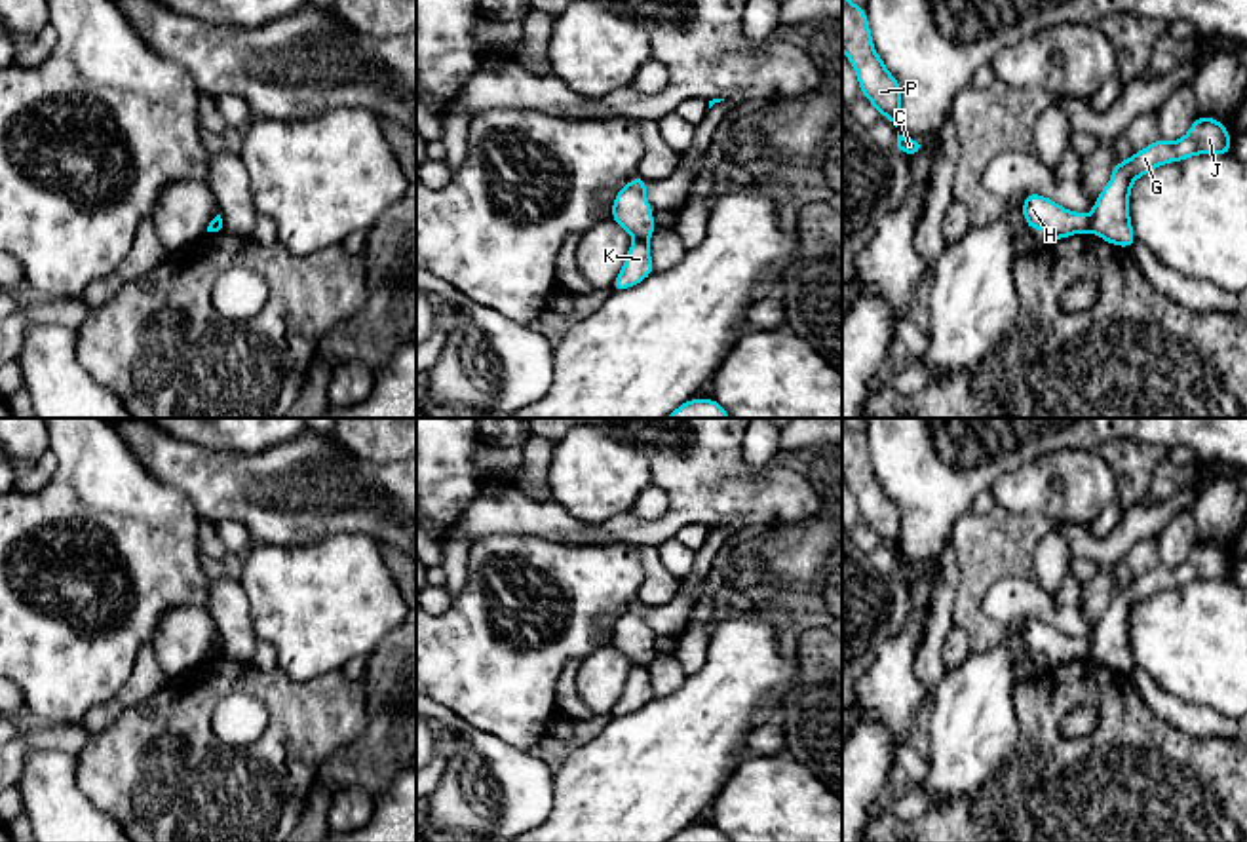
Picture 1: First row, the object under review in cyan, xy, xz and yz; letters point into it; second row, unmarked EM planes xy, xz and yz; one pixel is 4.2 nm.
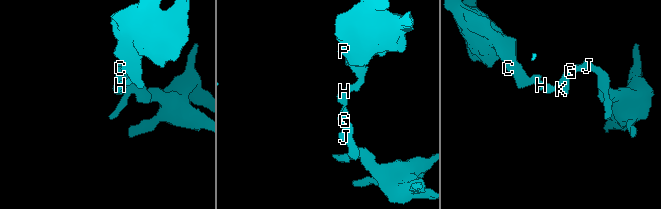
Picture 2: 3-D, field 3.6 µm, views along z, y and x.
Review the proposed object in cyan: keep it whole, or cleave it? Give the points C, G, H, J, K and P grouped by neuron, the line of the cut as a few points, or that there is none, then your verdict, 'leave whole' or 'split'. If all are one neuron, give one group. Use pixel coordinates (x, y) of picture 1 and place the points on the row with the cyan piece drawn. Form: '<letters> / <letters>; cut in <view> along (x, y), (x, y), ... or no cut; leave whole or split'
C H P / G J K; cut in yz along (1092, 217), (1088, 230); split

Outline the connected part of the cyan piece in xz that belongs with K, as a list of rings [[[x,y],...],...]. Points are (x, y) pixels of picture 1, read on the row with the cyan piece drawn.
[[[635,239],[631,243],[625,262],[624,262],[618,277],[612,281],[610,289],[624,291],[627,287],[635,287],[643,279],[646,279],[650,274],[654,274],[654,264],[652,264],[648,241]]]

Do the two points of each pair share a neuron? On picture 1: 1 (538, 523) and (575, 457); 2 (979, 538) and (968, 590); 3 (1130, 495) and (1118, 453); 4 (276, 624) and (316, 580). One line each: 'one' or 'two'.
1: two
2: one
3: one
4: one

